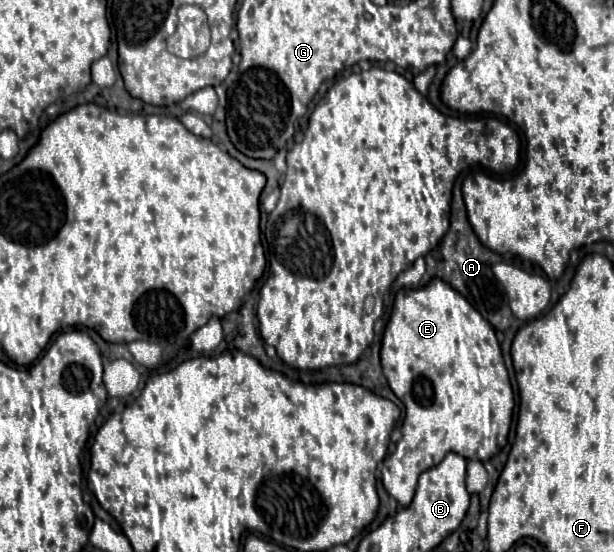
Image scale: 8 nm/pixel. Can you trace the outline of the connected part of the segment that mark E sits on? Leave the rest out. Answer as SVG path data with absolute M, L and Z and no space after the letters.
M434 278L424 288L406 288L396 294L380 354L388 386L406 408L406 416L400 428L402 440L398 442L396 452L382 462L382 484L402 508L408 508L416 492L418 476L438 466L448 452L456 450L456 454L466 460L488 462L508 444L514 392L492 326L480 316L478 310L470 306L466 298L462 298L458 292L454 292L454 288L450 288L450 284L438 278Z

